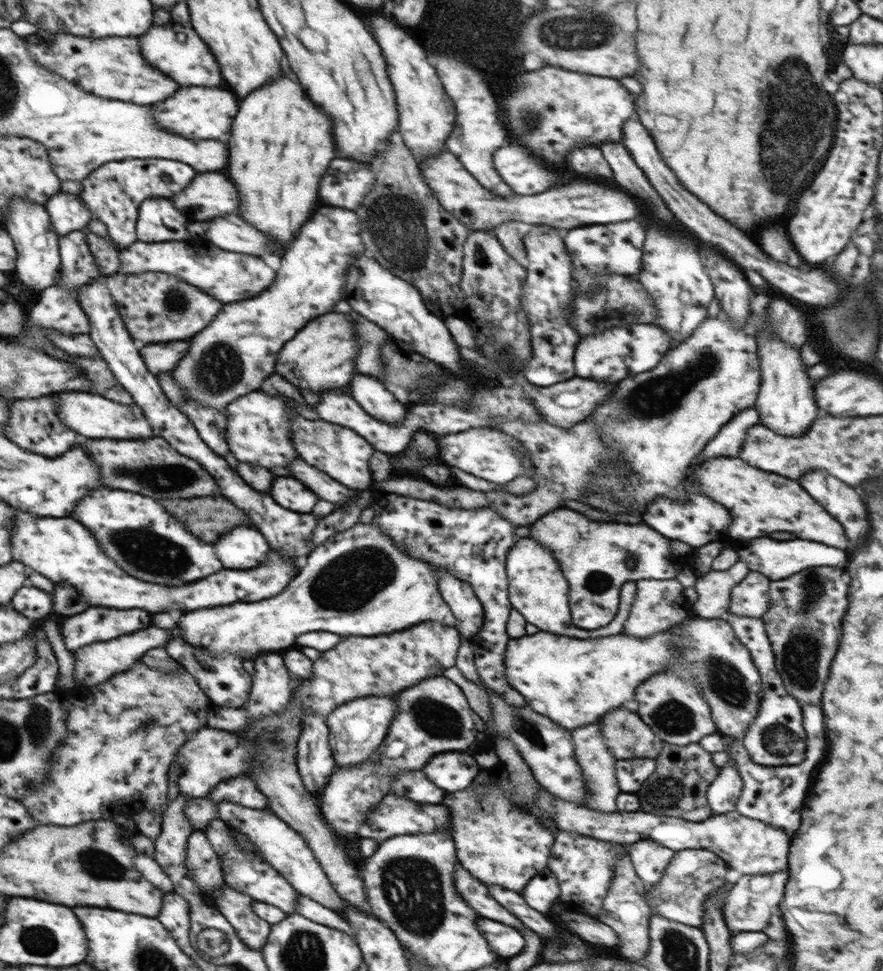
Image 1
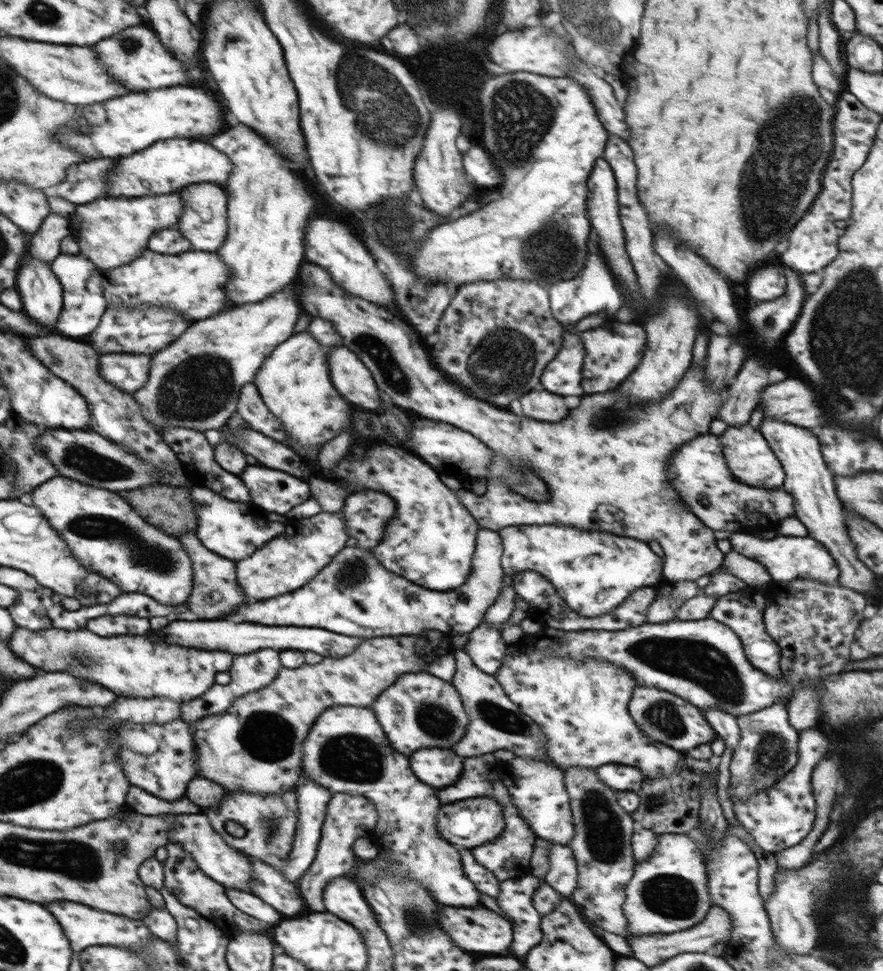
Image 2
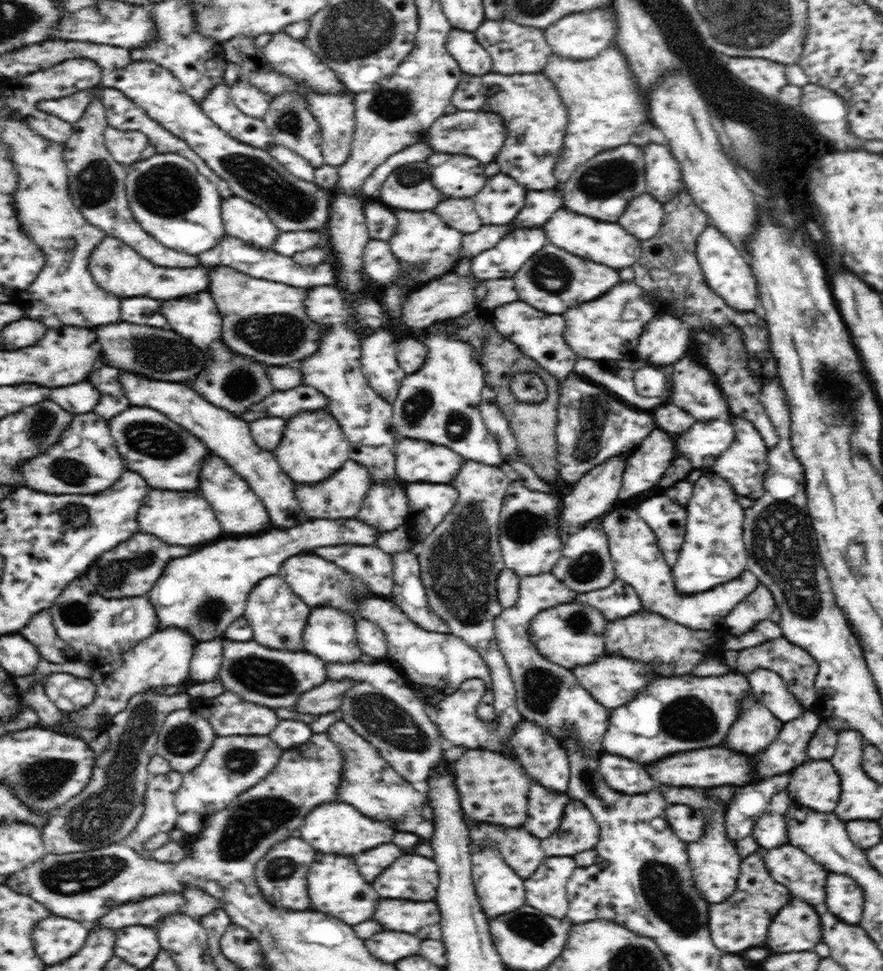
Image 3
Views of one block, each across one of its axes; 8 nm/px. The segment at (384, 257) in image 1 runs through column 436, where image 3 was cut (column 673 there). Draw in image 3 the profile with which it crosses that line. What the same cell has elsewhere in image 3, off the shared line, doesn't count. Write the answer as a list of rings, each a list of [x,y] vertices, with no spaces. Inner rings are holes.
[[[684,189],[672,200],[663,203],[665,217],[656,236],[641,241],[640,258],[632,264],[634,280],[651,298],[658,315],[669,314],[686,321],[695,330],[717,329],[724,325],[734,325],[742,331],[742,341],[749,355],[749,368],[761,383],[778,378],[776,357],[770,350],[769,330],[766,319],[758,317],[754,311],[737,311],[705,281],[698,257],[696,243],[700,233],[711,225],[709,216],[693,201]]]

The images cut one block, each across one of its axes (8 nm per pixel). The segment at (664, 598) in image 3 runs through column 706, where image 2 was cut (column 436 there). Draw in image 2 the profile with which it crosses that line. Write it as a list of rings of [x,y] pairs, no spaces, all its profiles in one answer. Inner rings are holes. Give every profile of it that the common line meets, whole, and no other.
[[[480,529],[477,534],[475,551],[473,552],[472,572],[467,581],[458,589],[451,591],[435,591],[406,580],[403,576],[395,575],[380,564],[372,549],[360,546],[345,546],[326,568],[323,568],[314,580],[308,581],[296,590],[288,594],[276,596],[272,600],[254,602],[240,606],[240,612],[246,622],[266,624],[266,626],[308,626],[308,628],[326,628],[330,632],[346,634],[346,636],[360,636],[360,638],[376,638],[376,636],[409,636],[419,635],[422,630],[426,632],[439,631],[450,637],[466,635],[484,620],[486,611],[501,595],[503,589],[504,574],[501,567],[503,544],[499,531]]]

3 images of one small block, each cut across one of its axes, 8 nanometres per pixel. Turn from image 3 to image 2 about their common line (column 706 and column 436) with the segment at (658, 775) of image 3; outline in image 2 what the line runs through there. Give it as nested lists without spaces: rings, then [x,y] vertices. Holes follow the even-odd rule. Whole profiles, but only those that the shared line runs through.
[[[428,748],[410,756],[410,766],[420,782],[436,789],[454,784],[462,772],[463,757],[445,748]]]

